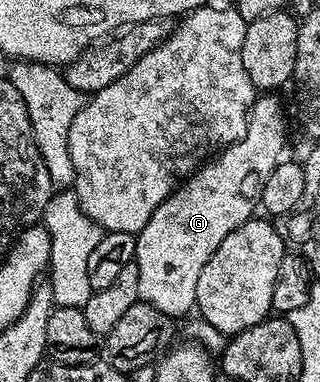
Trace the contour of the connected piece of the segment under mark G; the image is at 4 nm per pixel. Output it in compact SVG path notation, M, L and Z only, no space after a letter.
M259 95L250 108L250 121L244 138L223 148L181 181L174 193L155 210L152 218L148 218L141 232L137 233L134 263L140 270L138 298L141 303L156 306L156 310L175 318L181 318L189 308L191 311L196 305L196 282L200 279L208 258L216 254L216 246L220 246L220 242L224 242L224 238L228 238L228 234L232 234L236 226L248 222L255 215L262 198L264 182L268 182L272 170L276 170L284 156L282 151L286 148L286 112L274 96L277 95Z

